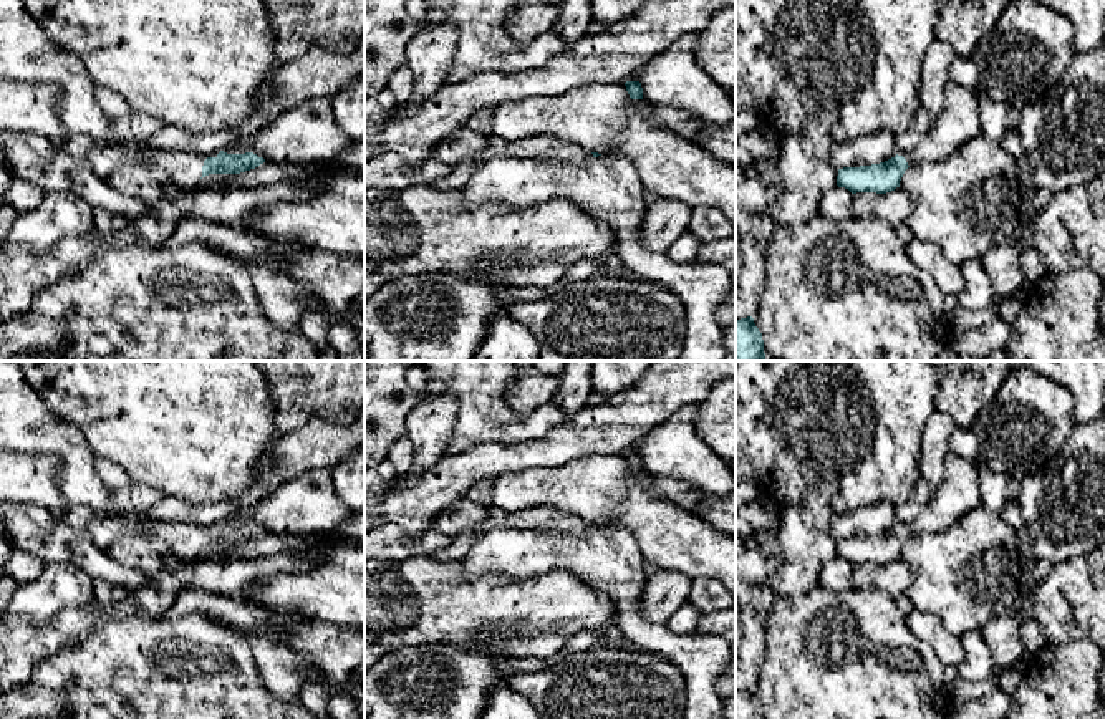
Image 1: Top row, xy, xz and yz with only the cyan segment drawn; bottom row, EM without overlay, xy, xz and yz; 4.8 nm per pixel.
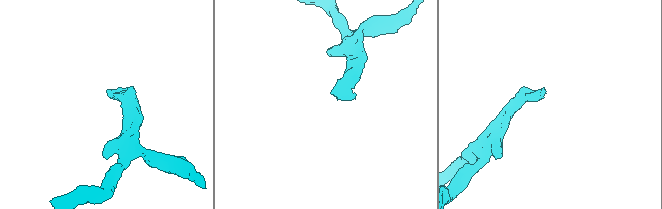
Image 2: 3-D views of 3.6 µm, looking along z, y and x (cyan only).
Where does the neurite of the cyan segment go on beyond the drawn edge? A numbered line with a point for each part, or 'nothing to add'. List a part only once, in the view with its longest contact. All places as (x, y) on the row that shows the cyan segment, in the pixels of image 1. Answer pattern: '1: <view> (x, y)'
1: xy (231, 149)

